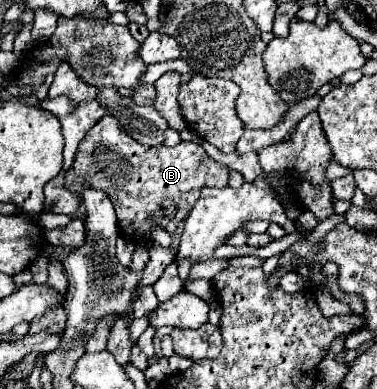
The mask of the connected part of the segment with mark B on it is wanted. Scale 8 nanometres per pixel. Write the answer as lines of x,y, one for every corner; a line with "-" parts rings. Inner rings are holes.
113,116
101,118
93,130
79,142
75,162
67,170
67,190
83,194
87,188
97,188
109,194
121,234
143,242
151,240
151,224
157,224
169,234
175,234
179,222
183,222
199,198
201,188
225,188
229,186
231,168
215,162
207,152
195,142
181,142
173,148
169,146
143,146
127,136
-
163,198
173,198
177,202
177,216
167,220
159,202

